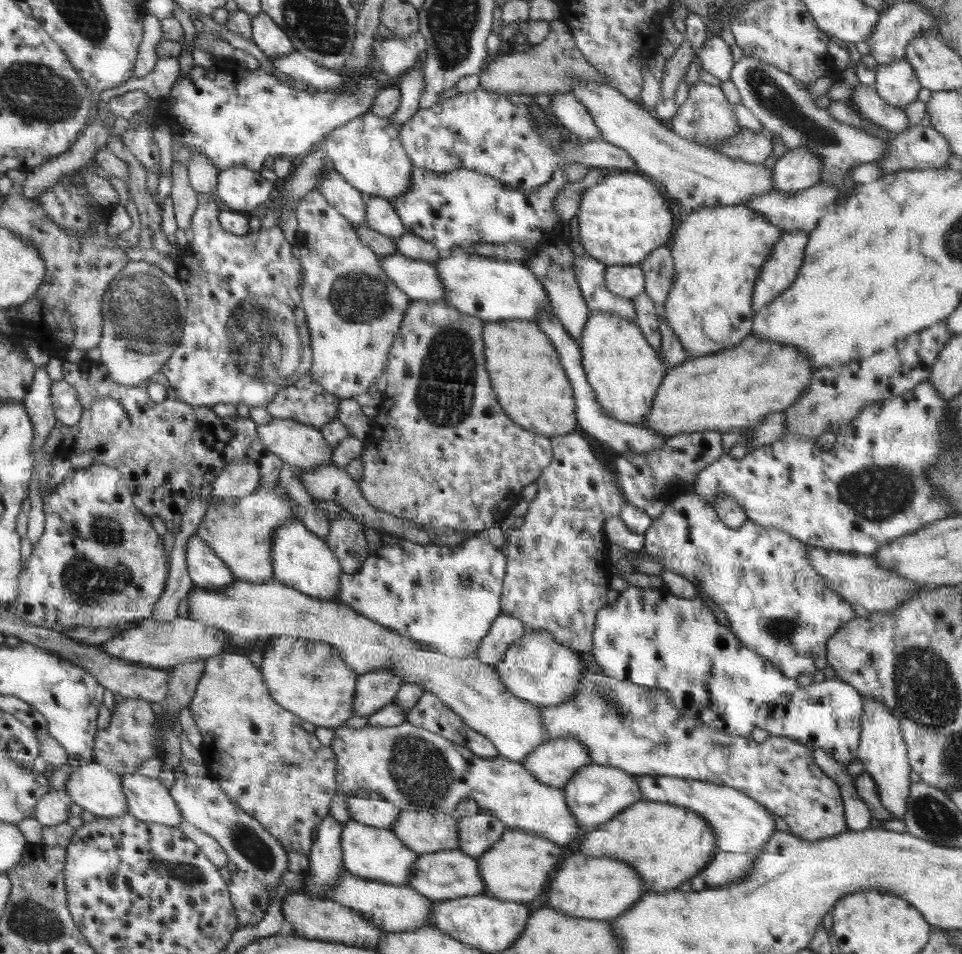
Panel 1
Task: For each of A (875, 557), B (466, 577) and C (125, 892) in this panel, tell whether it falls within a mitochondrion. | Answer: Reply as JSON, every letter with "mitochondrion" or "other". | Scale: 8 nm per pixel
{"A":"other","B":"mitochondrion","C":"other"}

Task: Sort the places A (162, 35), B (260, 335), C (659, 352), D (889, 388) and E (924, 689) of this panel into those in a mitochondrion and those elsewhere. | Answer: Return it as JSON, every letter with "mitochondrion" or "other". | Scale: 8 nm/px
{"A":"other","B":"mitochondrion","C":"other","D":"other","E":"mitochondrion"}

